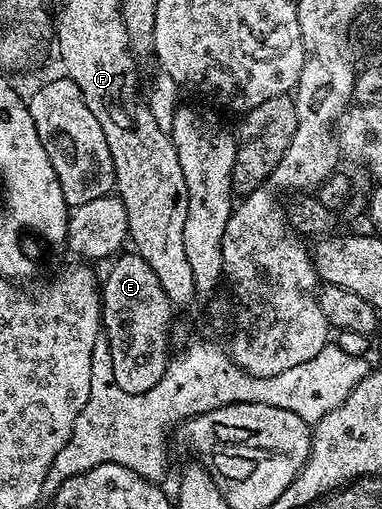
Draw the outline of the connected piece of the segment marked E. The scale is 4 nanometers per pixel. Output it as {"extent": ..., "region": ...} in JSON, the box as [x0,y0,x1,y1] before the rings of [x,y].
{"extent":[100,251,172,395],"region":[[[126,251],[113,258],[110,270],[100,285],[102,295],[102,333],[105,336],[112,355],[112,375],[116,375],[116,383],[120,391],[128,391],[132,395],[140,395],[144,391],[152,391],[156,383],[162,381],[166,374],[168,356],[166,345],[170,341],[172,328],[172,306],[168,295],[164,295],[164,287],[160,287],[160,279],[156,279],[156,271],[144,263],[139,253]]]}

